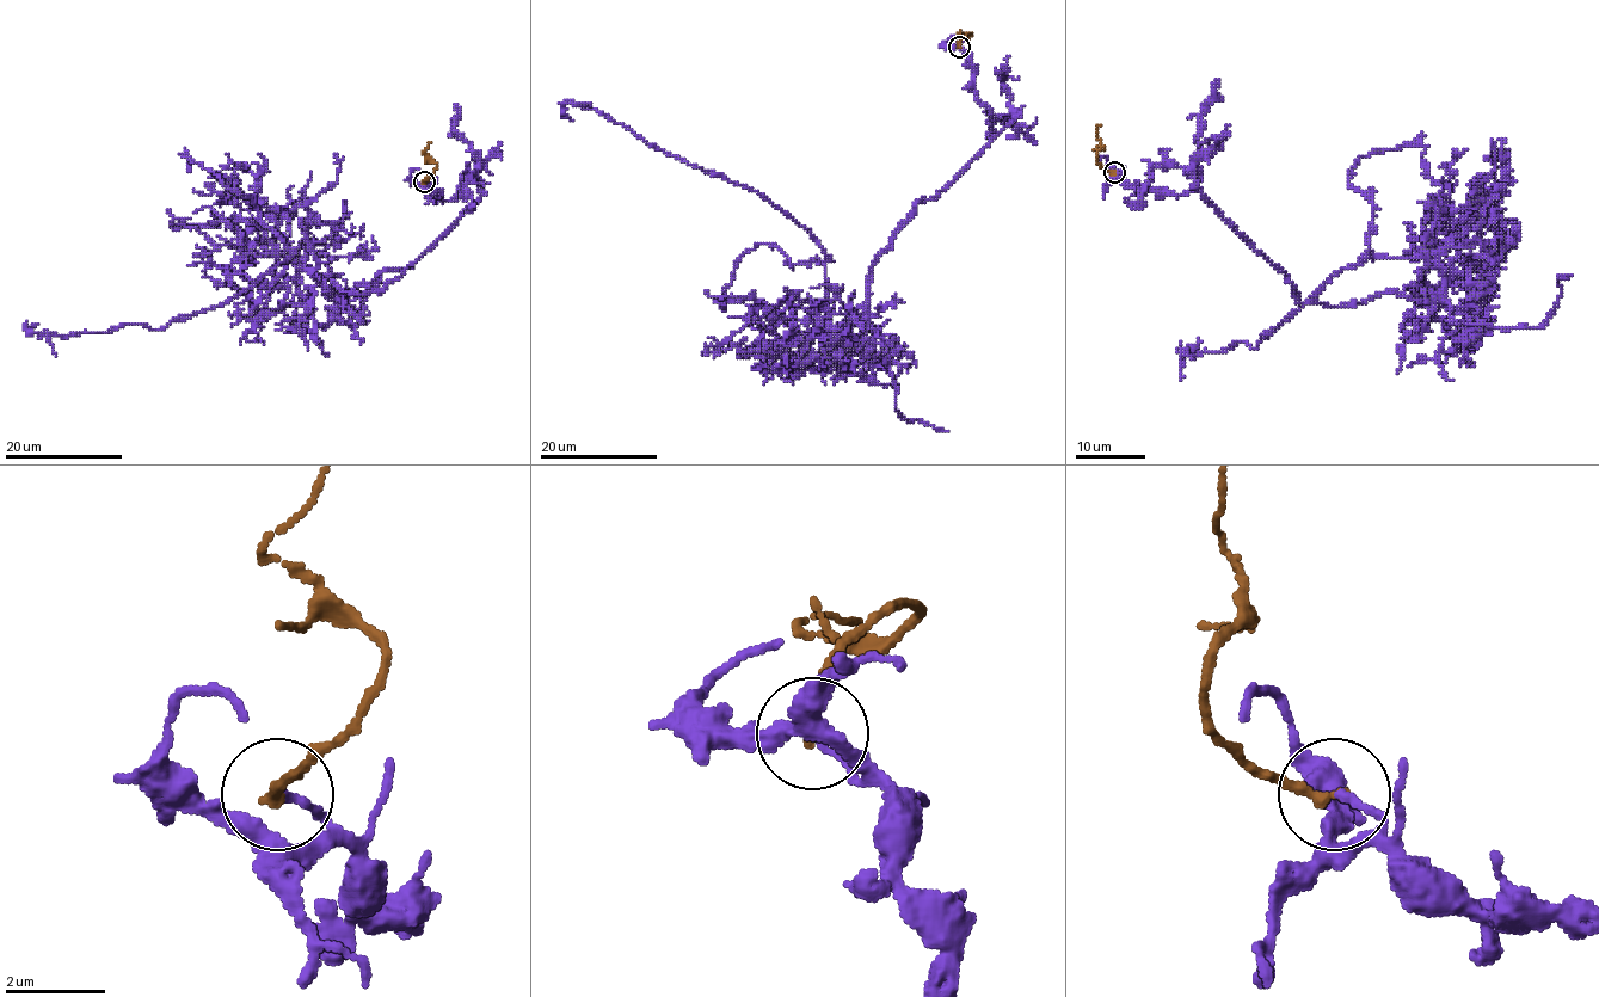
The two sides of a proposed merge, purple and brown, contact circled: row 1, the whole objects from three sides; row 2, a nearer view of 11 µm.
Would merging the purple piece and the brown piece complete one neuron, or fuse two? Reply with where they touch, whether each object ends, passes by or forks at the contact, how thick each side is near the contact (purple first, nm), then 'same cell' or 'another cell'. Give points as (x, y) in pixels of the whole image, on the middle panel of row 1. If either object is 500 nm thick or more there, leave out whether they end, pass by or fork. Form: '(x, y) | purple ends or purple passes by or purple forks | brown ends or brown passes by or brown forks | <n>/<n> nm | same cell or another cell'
(959, 47) | purple ends | brown ends | 130/220 nm | another cell

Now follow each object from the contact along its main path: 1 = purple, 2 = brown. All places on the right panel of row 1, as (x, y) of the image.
1: (1113, 171), (1193, 167), (1302, 305), (1445, 268), (1365, 256), (1203, 340)
2: (1113, 171), (1106, 171), (1096, 161), (1100, 124)

